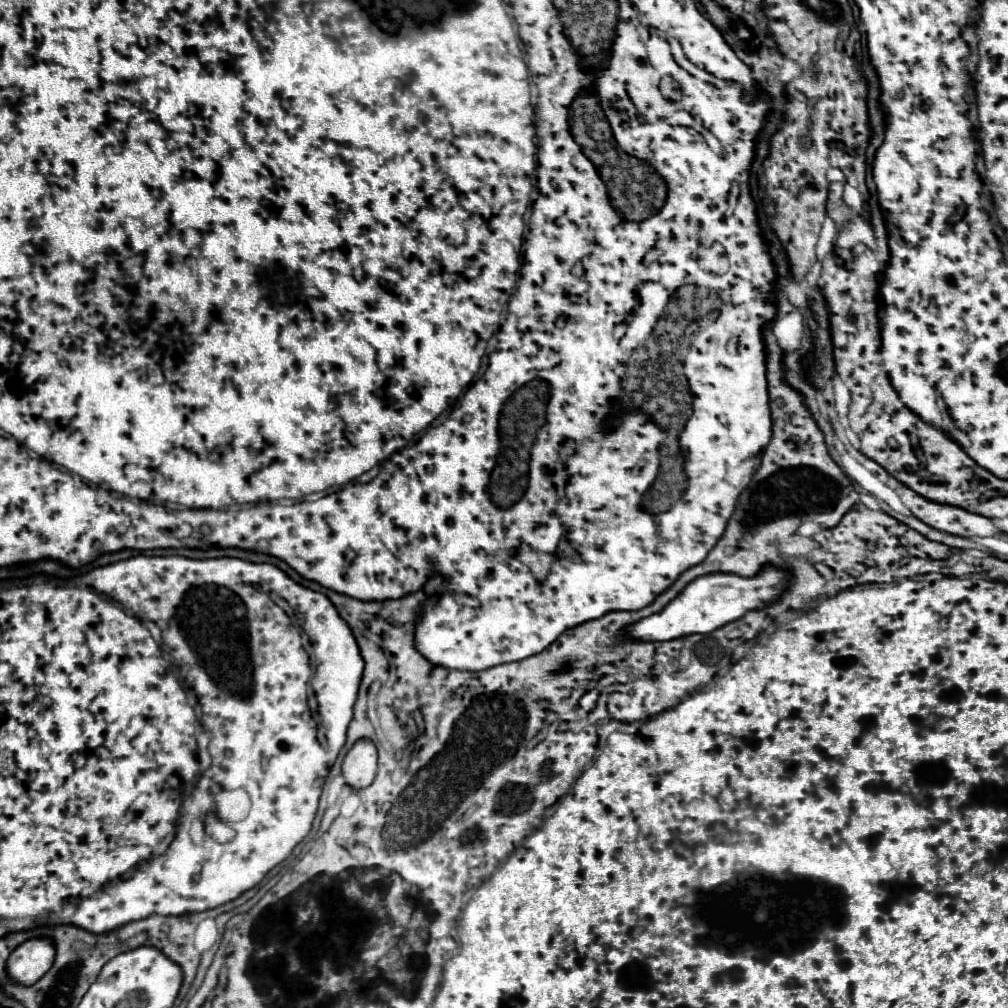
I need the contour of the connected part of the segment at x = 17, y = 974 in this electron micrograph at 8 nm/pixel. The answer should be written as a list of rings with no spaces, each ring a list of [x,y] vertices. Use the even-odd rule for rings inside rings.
[[[28,940],[12,952],[6,962],[6,974],[14,984],[32,986],[52,966],[54,948],[48,940]]]

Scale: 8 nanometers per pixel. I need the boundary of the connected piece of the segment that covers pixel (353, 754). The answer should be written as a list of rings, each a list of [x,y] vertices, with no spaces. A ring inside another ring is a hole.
[[[358,740],[344,758],[344,782],[354,790],[370,786],[376,776],[376,760],[376,746],[370,740]]]

